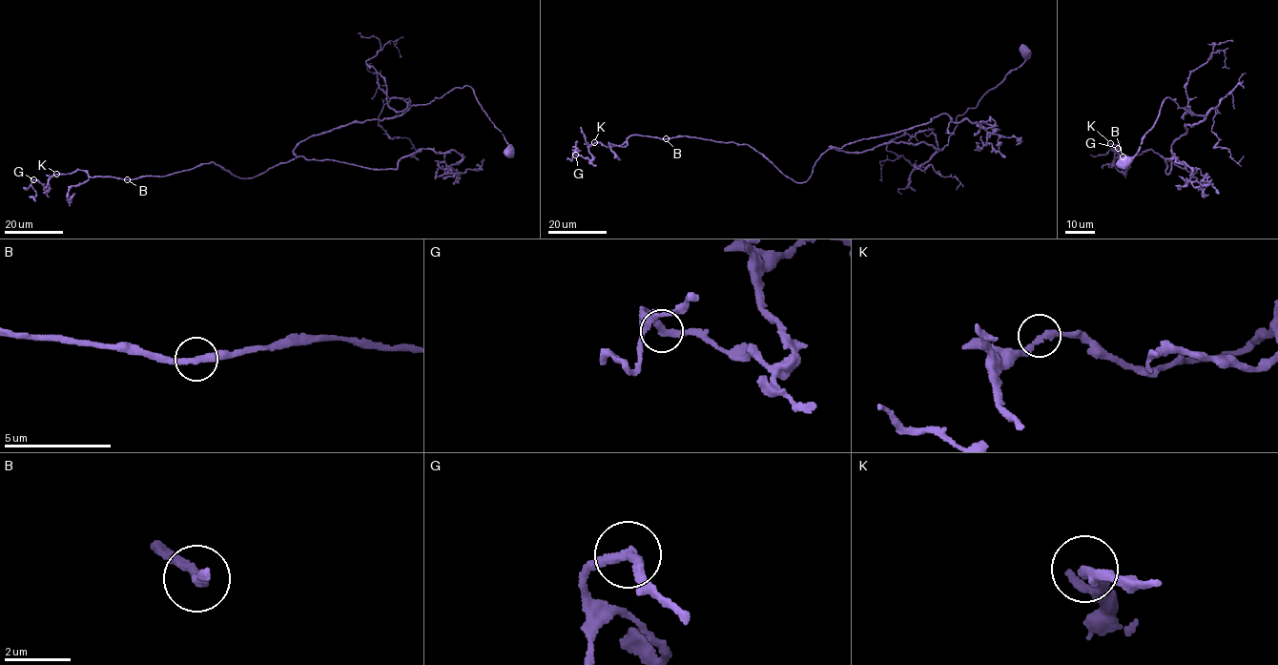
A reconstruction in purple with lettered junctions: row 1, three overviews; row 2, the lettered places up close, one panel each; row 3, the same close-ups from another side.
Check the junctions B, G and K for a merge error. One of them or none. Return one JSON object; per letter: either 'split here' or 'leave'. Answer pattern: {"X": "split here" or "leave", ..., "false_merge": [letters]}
{"B": "leave", "G": "leave", "K": "leave", "false_merge": []}

